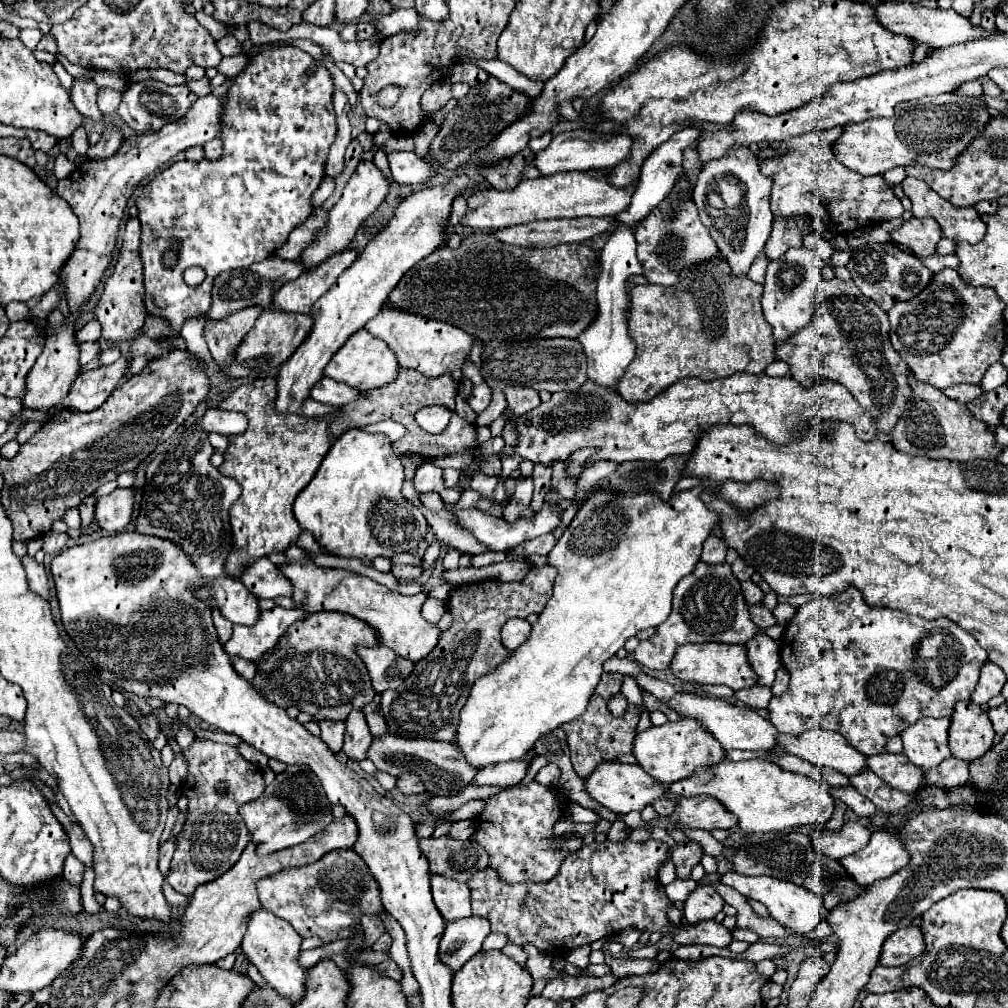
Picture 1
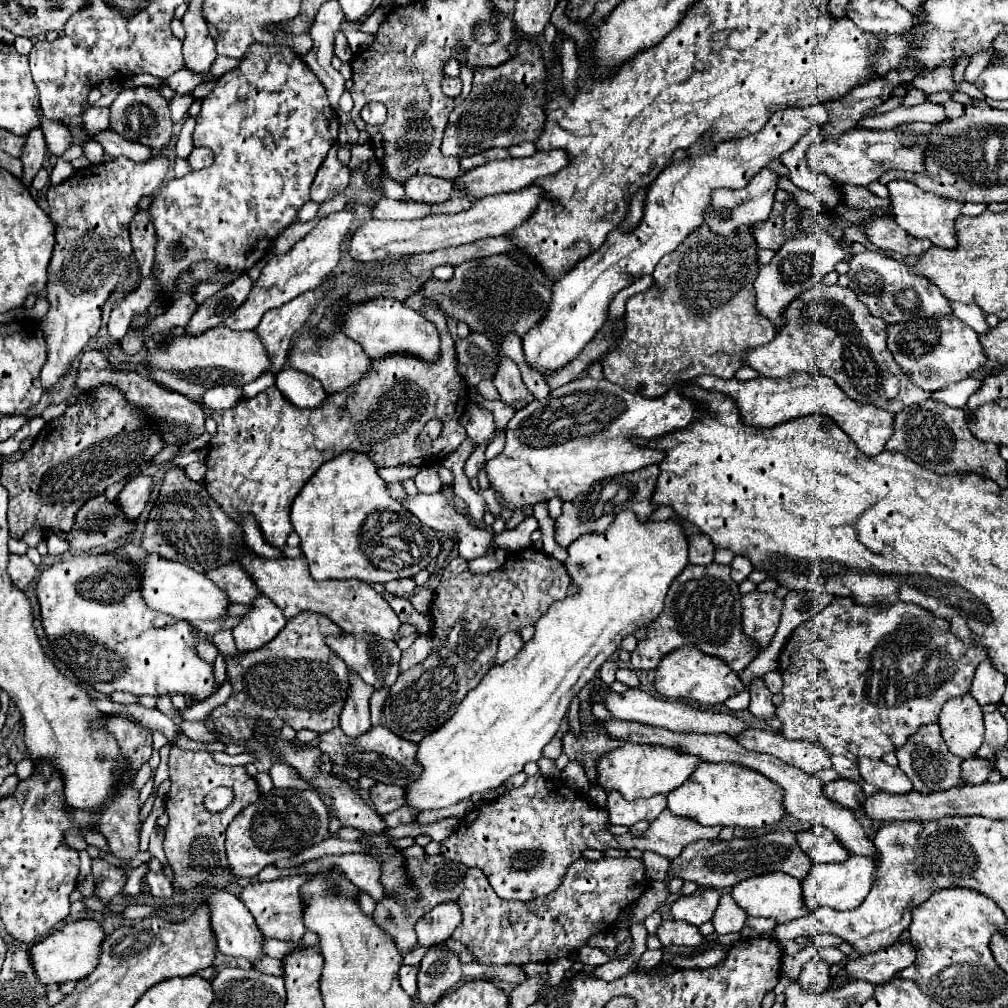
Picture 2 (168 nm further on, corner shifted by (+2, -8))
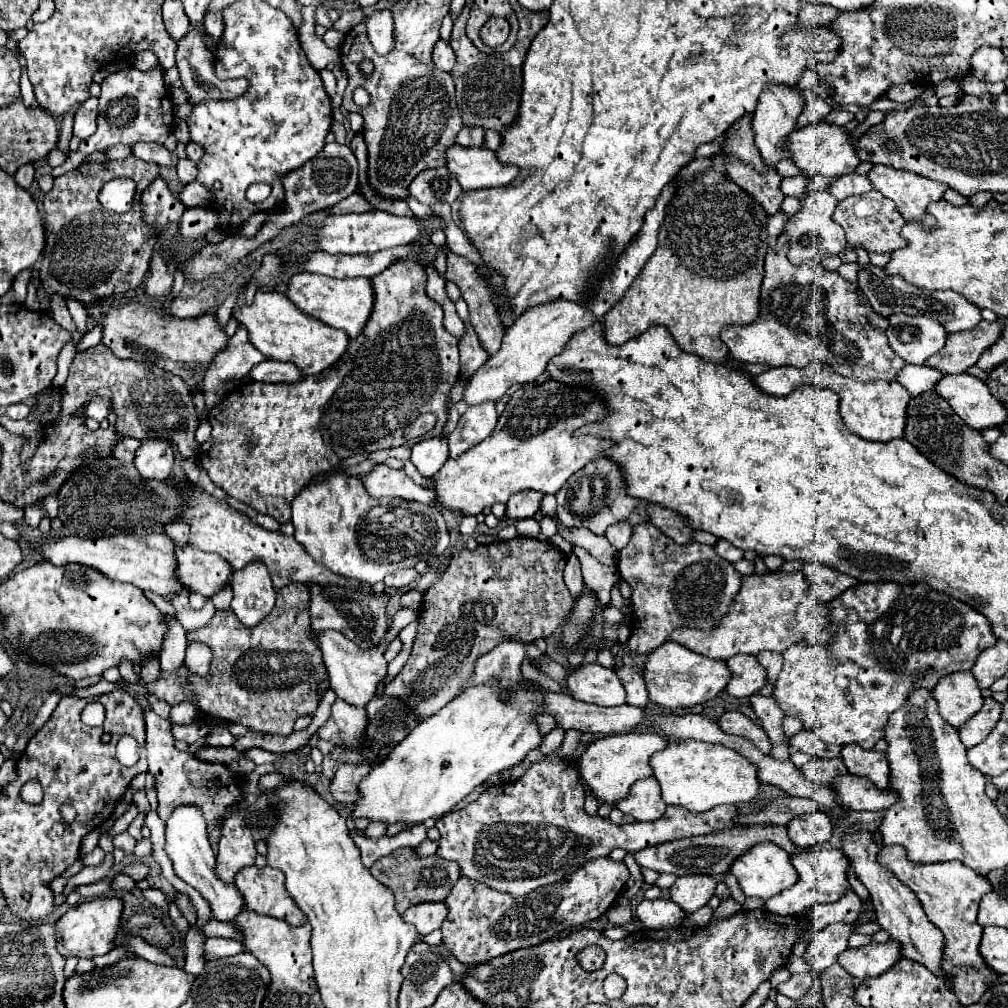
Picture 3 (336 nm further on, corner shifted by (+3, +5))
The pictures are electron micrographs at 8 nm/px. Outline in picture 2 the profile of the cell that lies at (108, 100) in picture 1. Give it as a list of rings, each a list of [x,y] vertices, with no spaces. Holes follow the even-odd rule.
[[[89,107],[81,117],[81,127],[85,137],[95,137],[99,131],[109,127],[109,109],[107,107]]]

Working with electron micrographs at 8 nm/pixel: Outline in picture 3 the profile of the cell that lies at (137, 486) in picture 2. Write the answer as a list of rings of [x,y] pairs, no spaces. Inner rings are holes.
[[[144,440],[138,448],[134,466],[142,480],[166,480],[174,466],[174,452],[166,440]]]

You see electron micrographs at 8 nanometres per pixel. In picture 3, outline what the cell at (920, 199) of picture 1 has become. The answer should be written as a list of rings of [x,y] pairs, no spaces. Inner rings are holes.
[[[880,164],[872,166],[868,178],[878,192],[882,192],[896,204],[906,222],[916,220],[924,226],[936,226],[934,216],[928,214],[928,206],[944,196],[944,192],[948,190],[946,184]]]

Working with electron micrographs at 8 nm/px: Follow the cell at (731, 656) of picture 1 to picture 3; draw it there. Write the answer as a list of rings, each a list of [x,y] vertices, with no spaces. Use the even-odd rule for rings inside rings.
[[[672,640],[664,642],[654,652],[650,652],[644,664],[644,682],[648,688],[650,700],[668,710],[688,708],[694,704],[708,702],[714,696],[718,696],[728,686],[730,680],[732,680],[732,672],[726,666],[726,660],[708,658]]]

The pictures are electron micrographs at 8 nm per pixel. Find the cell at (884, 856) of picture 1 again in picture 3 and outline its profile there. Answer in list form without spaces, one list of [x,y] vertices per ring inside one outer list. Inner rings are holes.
[[[822,848],[822,850],[816,850],[816,852],[796,854],[796,856],[792,856],[790,862],[798,870],[800,880],[790,890],[784,890],[782,894],[776,894],[774,898],[766,900],[766,908],[770,912],[774,912],[774,914],[798,916],[798,914],[806,912],[808,908],[812,908],[816,904],[836,902],[842,896],[846,896],[848,892],[852,892],[852,886],[848,882],[850,860],[846,858],[846,854],[840,848]]]

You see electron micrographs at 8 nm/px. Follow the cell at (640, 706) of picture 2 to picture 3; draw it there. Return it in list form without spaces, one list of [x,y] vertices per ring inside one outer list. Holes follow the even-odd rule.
[[[598,662],[584,664],[568,676],[568,692],[572,698],[598,704],[598,706],[622,706],[626,704],[626,688],[612,668],[604,668]]]

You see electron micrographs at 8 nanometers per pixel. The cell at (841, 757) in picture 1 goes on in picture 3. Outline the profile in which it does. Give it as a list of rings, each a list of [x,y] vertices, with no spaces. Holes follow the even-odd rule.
[[[724,712],[718,718],[718,722],[720,722],[720,728],[726,734],[736,734],[736,736],[750,738],[764,754],[772,752],[772,744],[770,744],[770,738],[768,738],[766,730],[760,724],[756,724],[754,720],[750,720],[748,716],[744,716],[740,712]]]

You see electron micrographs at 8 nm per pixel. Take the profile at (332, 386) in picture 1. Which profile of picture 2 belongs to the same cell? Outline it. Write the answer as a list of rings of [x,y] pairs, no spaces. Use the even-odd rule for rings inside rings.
[[[285,367],[275,375],[275,387],[297,407],[319,407],[323,405],[327,393],[311,375],[305,375],[293,367]]]

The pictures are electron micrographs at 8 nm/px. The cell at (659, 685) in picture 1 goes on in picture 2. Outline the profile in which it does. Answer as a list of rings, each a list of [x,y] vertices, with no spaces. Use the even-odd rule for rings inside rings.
[[[619,667],[617,669],[617,681],[629,685],[629,687],[637,687],[639,685],[639,679],[637,679],[637,673],[629,667]]]

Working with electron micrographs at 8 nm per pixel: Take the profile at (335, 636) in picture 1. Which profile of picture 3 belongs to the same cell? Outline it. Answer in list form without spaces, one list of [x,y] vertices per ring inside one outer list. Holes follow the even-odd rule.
[[[290,584],[278,590],[274,614],[262,622],[262,626],[246,628],[230,610],[226,612],[216,612],[214,618],[208,622],[208,626],[188,634],[188,640],[200,640],[212,648],[212,666],[210,666],[210,676],[208,678],[190,678],[186,674],[186,668],[180,672],[162,672],[160,680],[154,684],[148,684],[146,688],[150,694],[154,694],[160,700],[166,700],[170,706],[186,700],[190,692],[196,694],[196,704],[204,714],[214,716],[216,720],[222,722],[232,722],[232,724],[242,724],[250,730],[258,730],[264,734],[292,734],[294,732],[294,722],[300,716],[312,716],[318,708],[320,702],[320,684],[326,680],[328,672],[324,666],[320,642],[318,642],[318,632],[314,632],[312,622],[310,622],[310,590],[304,584]],[[180,678],[188,678],[186,688],[178,684]]]

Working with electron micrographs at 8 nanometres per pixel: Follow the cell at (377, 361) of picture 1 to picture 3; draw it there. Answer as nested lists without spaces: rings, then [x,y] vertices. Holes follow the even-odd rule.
[[[258,292],[256,300],[246,306],[244,294],[238,298],[234,306],[234,316],[240,324],[246,324],[250,332],[250,342],[266,356],[282,362],[294,362],[304,374],[322,374],[330,366],[334,366],[348,350],[348,334],[344,330],[336,330],[316,320],[314,316],[302,312],[280,292]]]

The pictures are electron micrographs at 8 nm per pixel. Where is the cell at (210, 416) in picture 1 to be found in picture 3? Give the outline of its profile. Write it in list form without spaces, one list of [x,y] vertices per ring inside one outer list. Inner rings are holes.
[[[98,344],[98,346],[92,346],[88,350],[76,352],[76,356],[70,364],[68,380],[66,380],[66,384],[62,386],[62,392],[60,392],[62,394],[62,412],[72,414],[74,410],[82,410],[84,402],[100,388],[106,388],[106,390],[112,392],[112,402],[116,406],[116,426],[118,426],[122,436],[166,438],[166,440],[170,440],[172,444],[178,446],[178,450],[184,458],[190,458],[190,456],[198,454],[198,444],[194,440],[194,430],[200,424],[200,416],[196,412],[192,392],[190,392],[190,388],[186,386],[186,382],[182,378],[178,378],[178,376],[174,376],[174,374],[170,374],[162,368],[156,368],[156,366],[144,366],[144,364],[134,362],[134,360],[116,358],[110,348]]]

